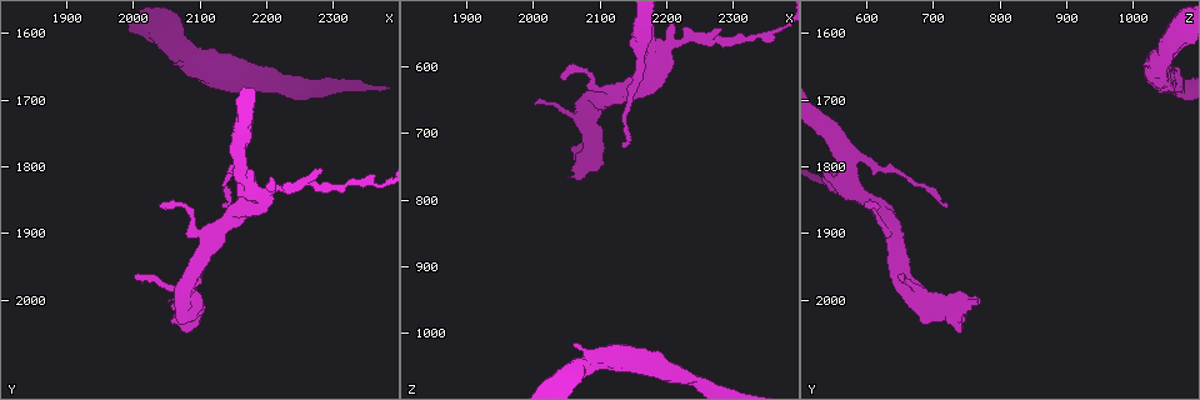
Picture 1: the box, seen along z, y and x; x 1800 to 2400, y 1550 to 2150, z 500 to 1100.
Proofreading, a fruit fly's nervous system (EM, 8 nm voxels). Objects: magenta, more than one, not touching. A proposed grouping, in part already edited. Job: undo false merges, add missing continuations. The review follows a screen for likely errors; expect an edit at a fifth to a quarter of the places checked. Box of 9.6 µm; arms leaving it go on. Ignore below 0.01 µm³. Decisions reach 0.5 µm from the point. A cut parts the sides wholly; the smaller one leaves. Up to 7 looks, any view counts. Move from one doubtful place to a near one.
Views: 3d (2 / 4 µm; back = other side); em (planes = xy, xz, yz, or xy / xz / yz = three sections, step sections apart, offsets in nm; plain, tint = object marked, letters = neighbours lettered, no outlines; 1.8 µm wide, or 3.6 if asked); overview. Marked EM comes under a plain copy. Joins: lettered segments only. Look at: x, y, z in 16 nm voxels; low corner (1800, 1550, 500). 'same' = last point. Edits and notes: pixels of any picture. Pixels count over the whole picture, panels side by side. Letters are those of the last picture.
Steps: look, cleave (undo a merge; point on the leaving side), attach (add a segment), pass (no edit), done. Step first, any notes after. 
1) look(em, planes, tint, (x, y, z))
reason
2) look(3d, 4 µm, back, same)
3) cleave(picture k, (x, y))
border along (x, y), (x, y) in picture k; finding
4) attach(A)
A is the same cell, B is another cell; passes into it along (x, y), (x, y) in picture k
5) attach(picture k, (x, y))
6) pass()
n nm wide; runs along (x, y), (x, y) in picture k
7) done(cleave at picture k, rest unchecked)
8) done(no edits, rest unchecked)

look(em, xy, step 16, tint, (2280, 1805, 545))
free end

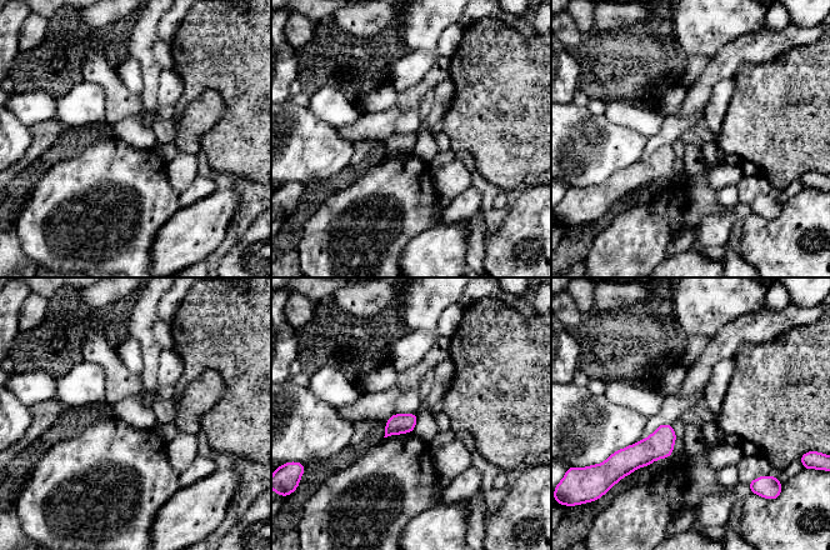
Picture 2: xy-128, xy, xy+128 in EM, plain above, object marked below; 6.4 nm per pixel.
look(em, planes, letters, same)

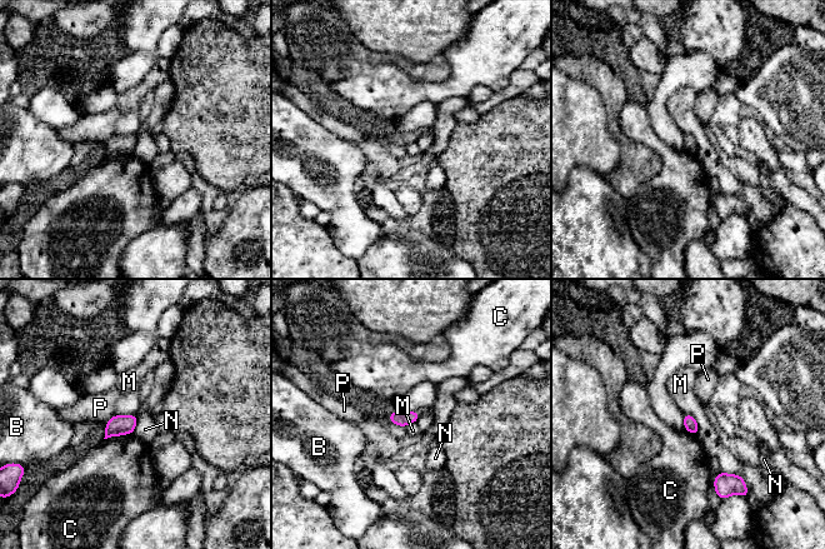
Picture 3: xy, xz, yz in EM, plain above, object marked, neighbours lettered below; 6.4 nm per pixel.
pass()
B, C, M, N and P are other cells; border along (685, 413), (695, 420), (696, 435) in picture 3; no lettered segment goes on from it

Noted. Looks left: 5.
look(em, planes, tint, (2055, 2000, 765))
free end

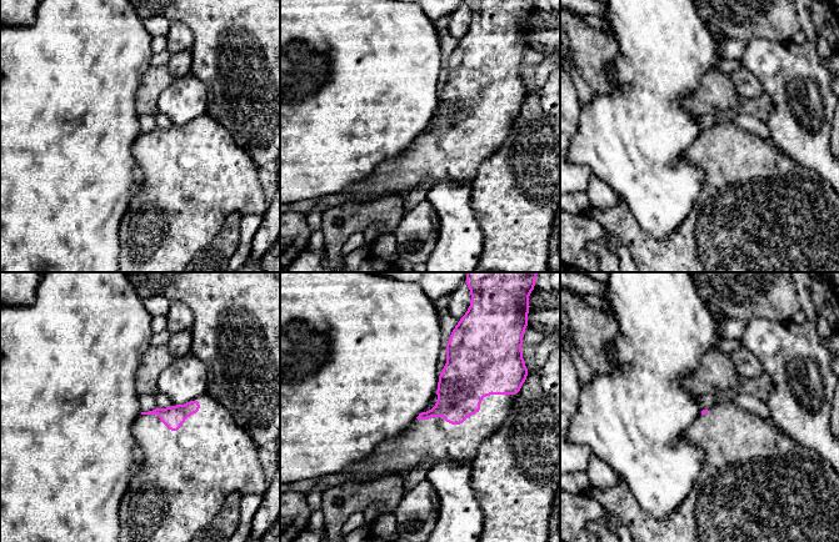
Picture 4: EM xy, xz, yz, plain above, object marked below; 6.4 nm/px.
look(em, planes, letters, same)
what lies round it

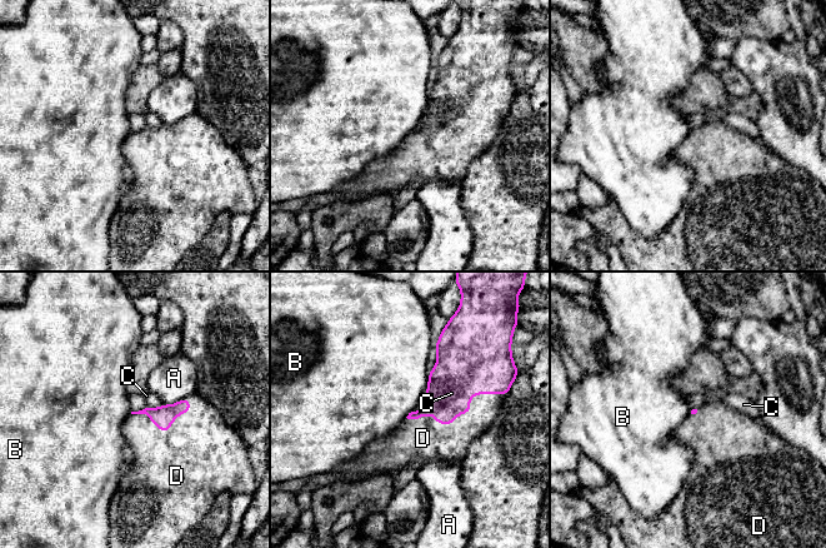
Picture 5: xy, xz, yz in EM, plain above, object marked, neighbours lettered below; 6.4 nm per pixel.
attach(D)
D is the same cell, A, B and C are other cells; passes into it along (467, 384), (454, 421), (422, 438) in picture 5; the cell continues

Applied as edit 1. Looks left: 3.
look(overview)

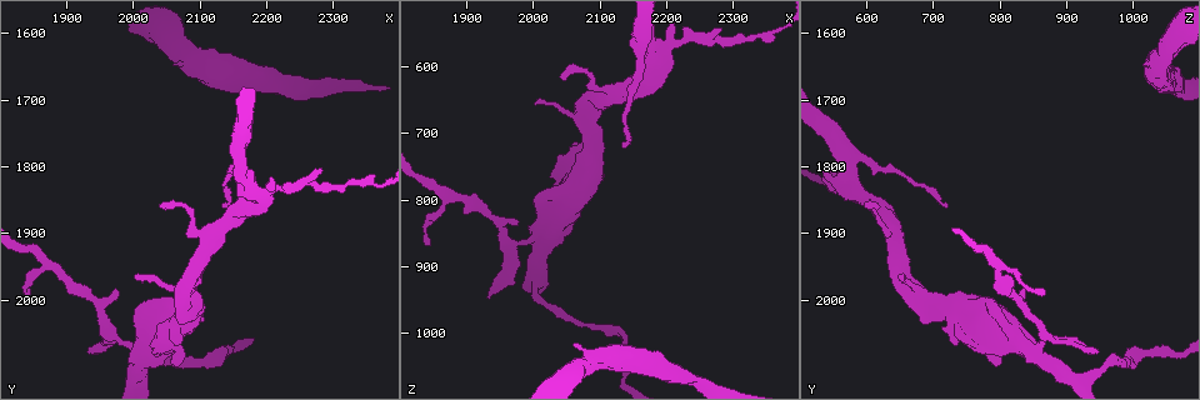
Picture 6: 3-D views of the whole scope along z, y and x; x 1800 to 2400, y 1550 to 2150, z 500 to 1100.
look(3d, 2 µm, (2005, 1970, 655))
branch stops here

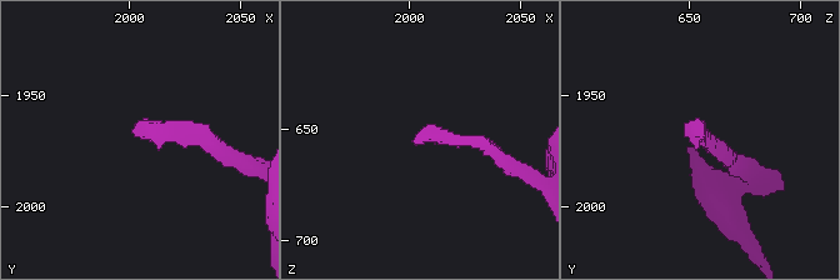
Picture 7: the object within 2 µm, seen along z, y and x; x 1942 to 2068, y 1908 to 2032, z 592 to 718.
look(em, 3.6 µm, planes, letters, (2002, 1969, 655))
need the tissue

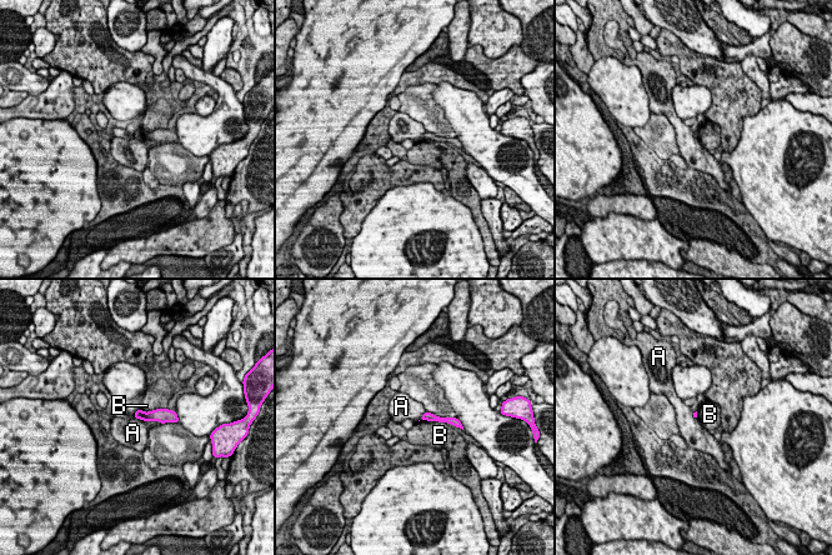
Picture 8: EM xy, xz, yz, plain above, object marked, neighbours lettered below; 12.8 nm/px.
pass()
A and B are other cells; border along (139, 408), (134, 415), (144, 421) in picture 8; none of them fits

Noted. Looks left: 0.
done(attach at picture 5, rest unchecked)

